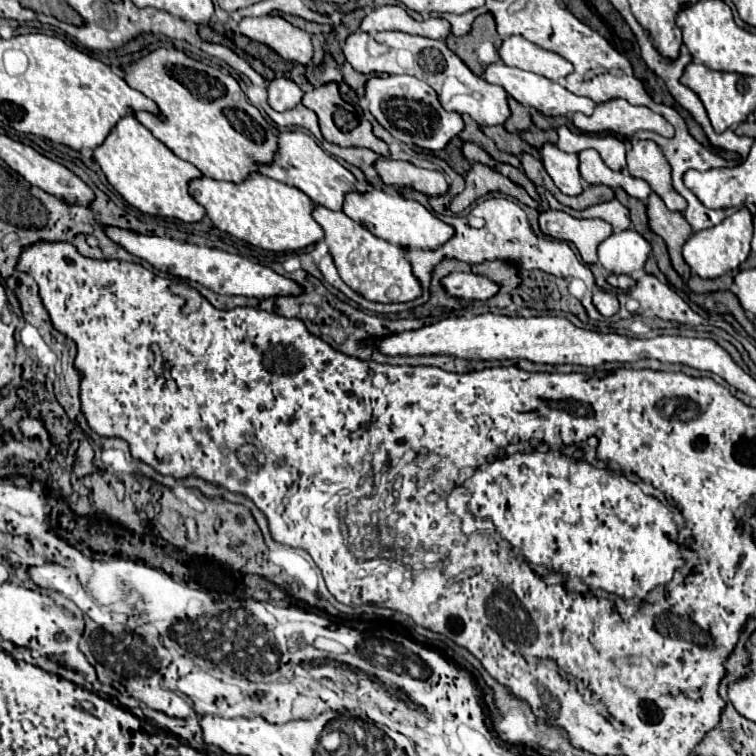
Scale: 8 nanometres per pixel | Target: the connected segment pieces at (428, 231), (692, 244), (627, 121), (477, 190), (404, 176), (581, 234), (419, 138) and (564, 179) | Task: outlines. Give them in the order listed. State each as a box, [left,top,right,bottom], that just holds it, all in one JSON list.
[[343,186,453,251],[683,207,753,279],[573,99,673,137],[451,163,537,213],[375,159,447,197],[539,209,613,263],[365,75,463,151],[541,143,583,195]]

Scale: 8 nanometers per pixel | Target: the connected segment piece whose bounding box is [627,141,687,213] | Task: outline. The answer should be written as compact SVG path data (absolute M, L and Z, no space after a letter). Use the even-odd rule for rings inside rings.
M637 141L627 151L627 167L633 177L639 177L651 185L651 189L663 199L667 209L683 213L687 201L671 185L671 167L653 141Z

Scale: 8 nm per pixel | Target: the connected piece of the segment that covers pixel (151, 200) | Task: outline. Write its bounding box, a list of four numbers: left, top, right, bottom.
[95,115,205,223]

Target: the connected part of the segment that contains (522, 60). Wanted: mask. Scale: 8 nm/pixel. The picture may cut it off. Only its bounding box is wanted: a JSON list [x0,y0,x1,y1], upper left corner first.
[499,35,573,81]

